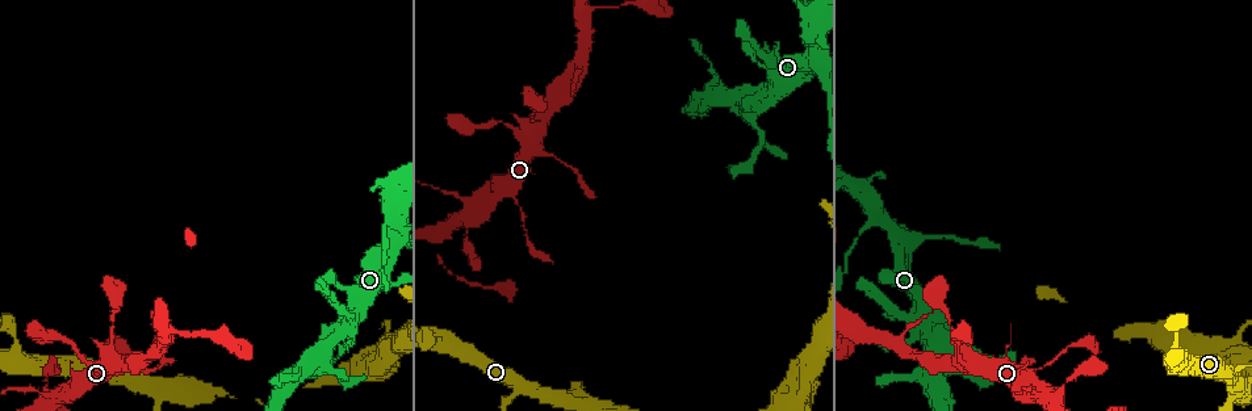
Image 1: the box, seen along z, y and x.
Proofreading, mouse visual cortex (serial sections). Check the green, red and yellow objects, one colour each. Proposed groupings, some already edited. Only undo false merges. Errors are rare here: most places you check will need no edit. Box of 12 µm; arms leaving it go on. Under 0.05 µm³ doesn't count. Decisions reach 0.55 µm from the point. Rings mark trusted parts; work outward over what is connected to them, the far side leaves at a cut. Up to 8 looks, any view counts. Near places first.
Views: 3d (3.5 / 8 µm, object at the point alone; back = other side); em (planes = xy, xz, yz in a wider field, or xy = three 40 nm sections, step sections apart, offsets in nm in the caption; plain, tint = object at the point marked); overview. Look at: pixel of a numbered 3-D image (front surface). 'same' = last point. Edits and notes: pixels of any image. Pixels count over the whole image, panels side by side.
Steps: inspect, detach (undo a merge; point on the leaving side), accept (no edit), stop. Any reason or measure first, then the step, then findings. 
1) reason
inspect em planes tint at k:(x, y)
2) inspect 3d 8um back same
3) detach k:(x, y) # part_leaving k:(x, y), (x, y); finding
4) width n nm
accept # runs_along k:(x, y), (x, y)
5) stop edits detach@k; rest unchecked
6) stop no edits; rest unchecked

sharp bend
inspect 3d 3.5um at 1:(1175, 347)

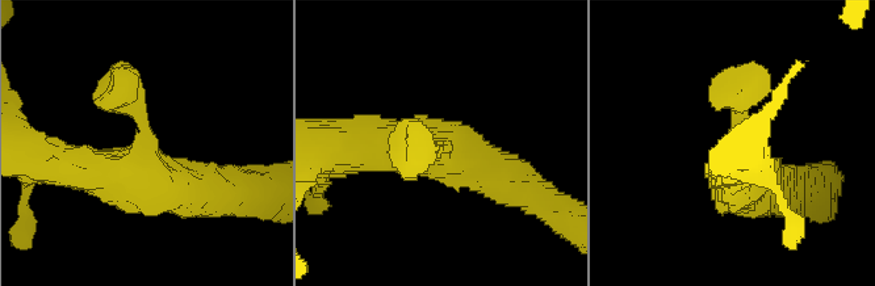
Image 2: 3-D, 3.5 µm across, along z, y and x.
accept # runs_along 2:(221, 190), (151, 183), (143, 122), (120, 89); continuous, no second cell

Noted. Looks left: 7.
thin neck
inspect 3d 3.5um at 1:(109, 354)

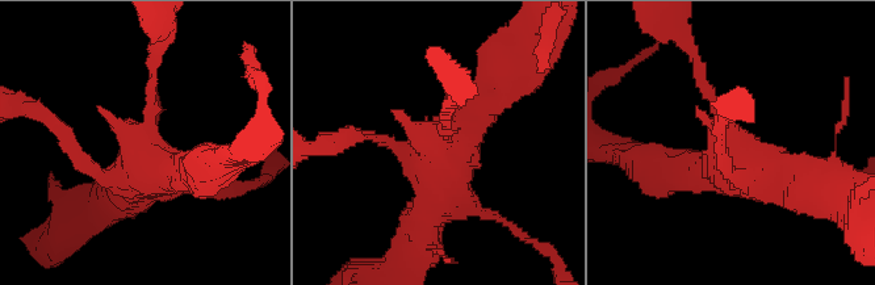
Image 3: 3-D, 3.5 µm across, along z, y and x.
inspect em xy step 1 tint at 3:(429, 140)

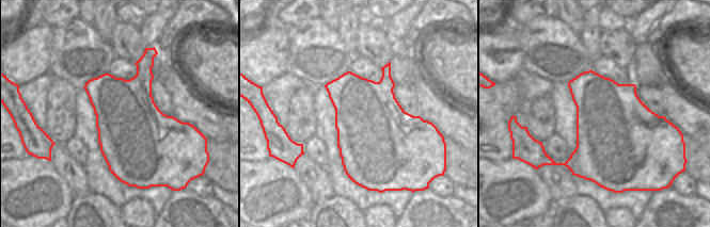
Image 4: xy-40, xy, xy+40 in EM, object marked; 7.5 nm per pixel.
width 600 nm
accept # runs_along 3:(423, 222), (497, 78); continuous, no second cell

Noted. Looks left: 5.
sudden change in width
inspect 3d 3.5um at 1:(810, 69)

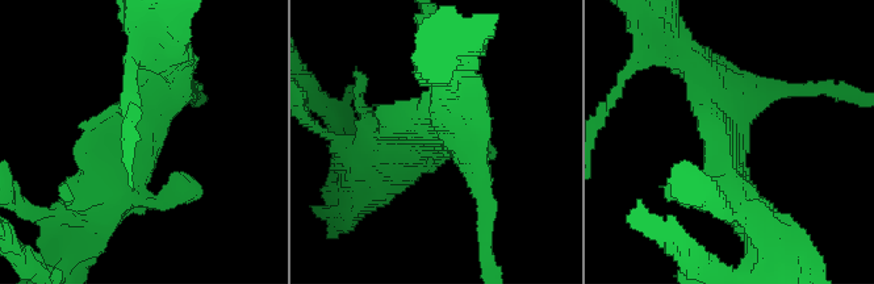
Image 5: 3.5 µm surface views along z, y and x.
inspect em xy step 5 tint at 5:(730, 123)

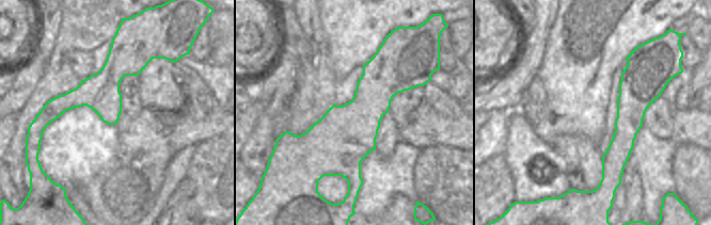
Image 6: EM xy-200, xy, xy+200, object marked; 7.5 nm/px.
width 460 nm
accept # runs_along 6:(115, 46), (115, 65), (50, 119); continuous, no second cell

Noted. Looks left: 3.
stop no edits; rest unchecked

